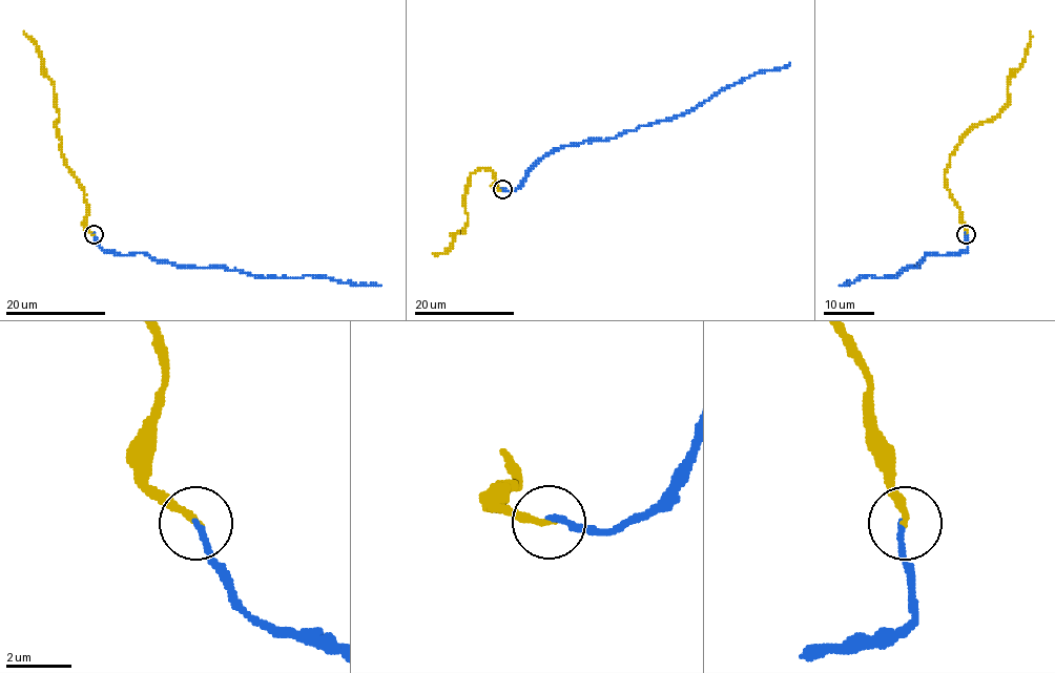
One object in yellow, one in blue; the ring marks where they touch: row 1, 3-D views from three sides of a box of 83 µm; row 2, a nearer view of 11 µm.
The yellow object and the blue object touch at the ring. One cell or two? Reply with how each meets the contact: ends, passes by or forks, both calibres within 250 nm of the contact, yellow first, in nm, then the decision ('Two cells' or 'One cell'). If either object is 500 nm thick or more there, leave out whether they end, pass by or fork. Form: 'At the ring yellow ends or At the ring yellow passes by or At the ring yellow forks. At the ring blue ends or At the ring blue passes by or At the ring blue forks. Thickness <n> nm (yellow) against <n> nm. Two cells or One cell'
At the ring yellow ends. At the ring blue ends. Thickness 220 nm (yellow) against 170 nm. One cell

